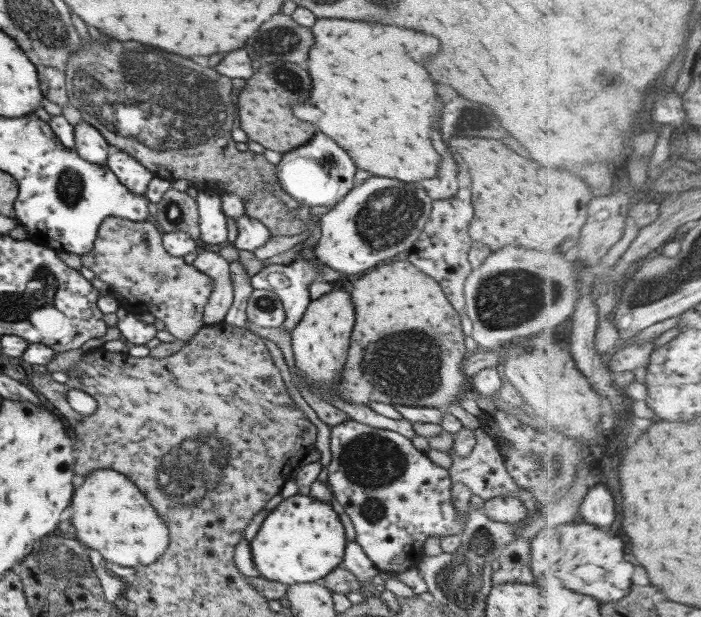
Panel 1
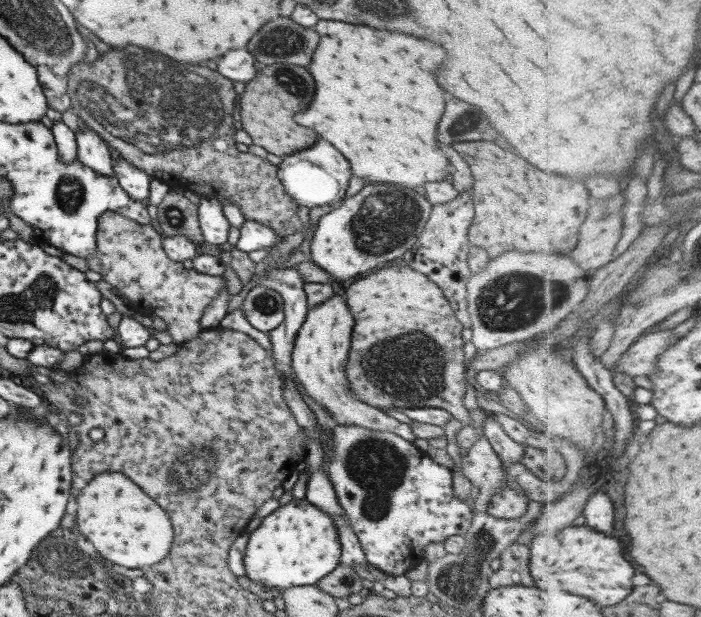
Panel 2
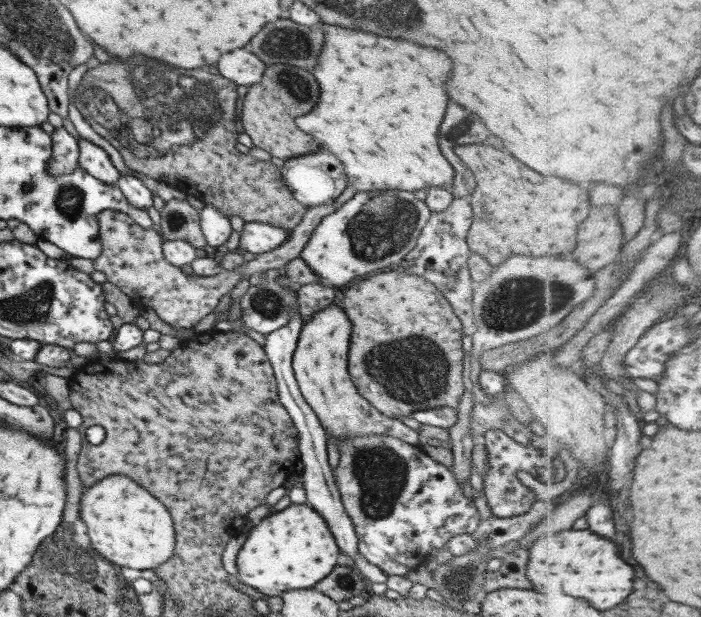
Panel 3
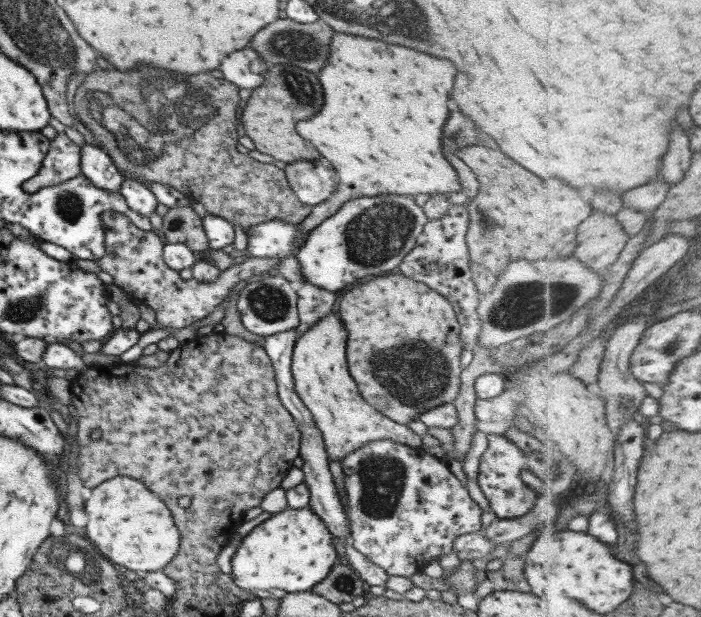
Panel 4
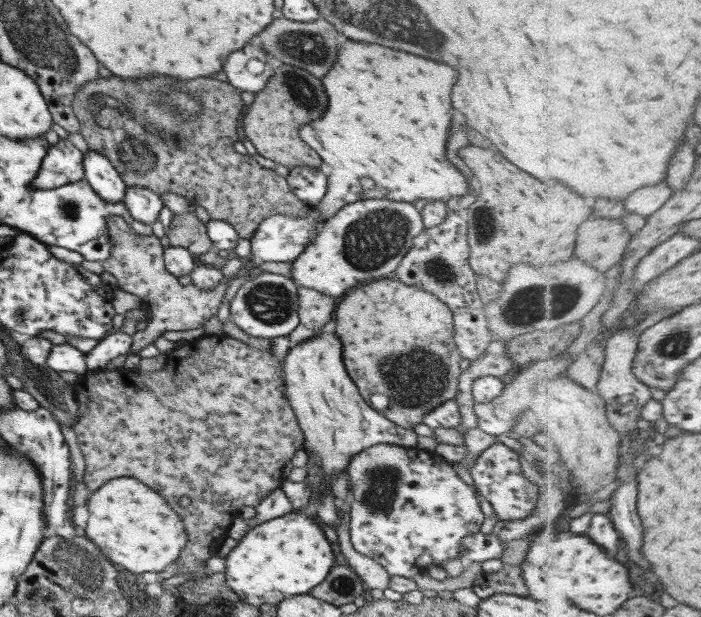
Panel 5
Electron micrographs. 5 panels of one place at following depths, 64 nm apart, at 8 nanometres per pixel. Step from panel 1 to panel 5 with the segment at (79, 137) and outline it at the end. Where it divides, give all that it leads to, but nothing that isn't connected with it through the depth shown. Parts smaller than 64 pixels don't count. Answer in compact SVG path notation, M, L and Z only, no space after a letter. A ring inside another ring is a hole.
M92 150L82 155L84 179L105 202L122 201L125 184L119 173L102 154Z

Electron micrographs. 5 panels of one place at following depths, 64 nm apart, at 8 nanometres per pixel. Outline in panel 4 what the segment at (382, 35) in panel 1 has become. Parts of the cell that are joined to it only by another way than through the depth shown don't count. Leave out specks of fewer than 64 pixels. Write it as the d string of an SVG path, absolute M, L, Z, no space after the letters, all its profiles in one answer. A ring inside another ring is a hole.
M333 31L329 41L329 58L323 64L323 68L319 69L319 74L316 75L317 80L323 84L323 106L321 110L310 116L309 118L300 120L295 123L296 131L305 139L311 142L311 144L318 150L320 156L323 156L325 160L328 160L335 169L336 174L336 189L327 200L320 202L317 205L313 205L309 214L303 218L303 221L298 224L298 230L302 237L298 242L298 246L303 244L306 236L317 227L325 218L332 216L339 207L348 200L357 197L375 196L380 194L394 194L405 195L413 197L416 194L428 194L435 193L447 194L447 192L457 192L459 190L459 182L457 182L457 174L455 170L449 166L449 162L441 156L441 126L447 118L447 100L449 100L449 90L451 90L451 82L453 82L453 76L455 76L455 68L449 60L445 58L435 58L435 56L429 56L429 54L423 54L423 52L417 52L417 50L411 50L411 48L405 48L405 46L395 46L395 44L385 44L381 40L371 40L371 38L361 38L361 36L351 36L351 34L345 34L344 32ZM103 211L101 227L104 230L105 252L96 260L99 270L112 276L112 284L123 290L131 303L149 306L154 310L159 326L185 328L191 322L205 318L226 298L229 290L239 280L244 280L251 274L271 273L274 266L281 261L277 257L249 257L242 263L223 269L211 282L197 282L193 277L183 280L176 270L163 262L161 242L153 230L141 230L133 226L123 214L112 211Z

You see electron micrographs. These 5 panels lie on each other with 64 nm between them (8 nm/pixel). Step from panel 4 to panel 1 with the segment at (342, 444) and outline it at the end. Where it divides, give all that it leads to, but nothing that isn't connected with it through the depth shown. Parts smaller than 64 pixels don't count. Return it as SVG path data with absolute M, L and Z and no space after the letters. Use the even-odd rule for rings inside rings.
M343 288L331 289L327 294L309 301L301 318L290 330L294 366L297 368L299 376L303 376L307 380L307 386L313 388L313 393L318 398L345 412L353 422L359 422L359 424L381 430L391 430L391 432L411 440L415 434L411 428L411 423L407 420L383 417L365 405L341 401L334 394L334 384L339 380L346 359L346 352L349 348L351 326L355 322L353 320L353 306L351 306L351 300L349 300L347 292L349 292L349 288L347 290L343 290Z

